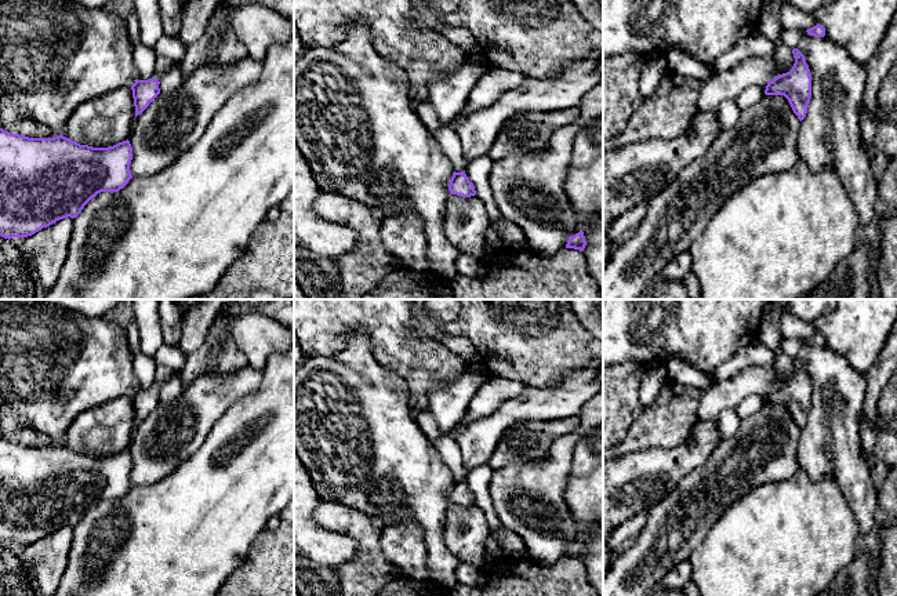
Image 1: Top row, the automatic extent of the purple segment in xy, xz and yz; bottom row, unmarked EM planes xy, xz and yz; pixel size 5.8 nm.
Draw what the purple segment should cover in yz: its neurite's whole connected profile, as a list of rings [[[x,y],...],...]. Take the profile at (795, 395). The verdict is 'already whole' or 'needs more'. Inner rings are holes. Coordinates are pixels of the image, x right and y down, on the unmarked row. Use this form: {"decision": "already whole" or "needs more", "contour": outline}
{"decision": "needs more", "contour": [[[792,359],[795,372],[780,385],[774,381],[774,367],[748,367],[741,372],[716,382],[702,392],[697,417],[701,421],[716,421],[726,408],[736,408],[751,395],[765,396],[766,404],[784,404],[794,422],[802,430],[806,426],[811,406],[811,382],[805,364]]]}

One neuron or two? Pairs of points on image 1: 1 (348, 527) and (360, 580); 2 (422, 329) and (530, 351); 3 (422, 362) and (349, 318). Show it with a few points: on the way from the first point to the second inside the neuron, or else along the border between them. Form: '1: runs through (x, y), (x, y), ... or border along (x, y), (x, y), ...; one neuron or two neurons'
1: runs through (362, 540), (363, 566); one neuron
2: runs through (449, 327), (504, 327); one neuron
3: runs through (405, 349), (373, 318), (367, 318); one neuron

